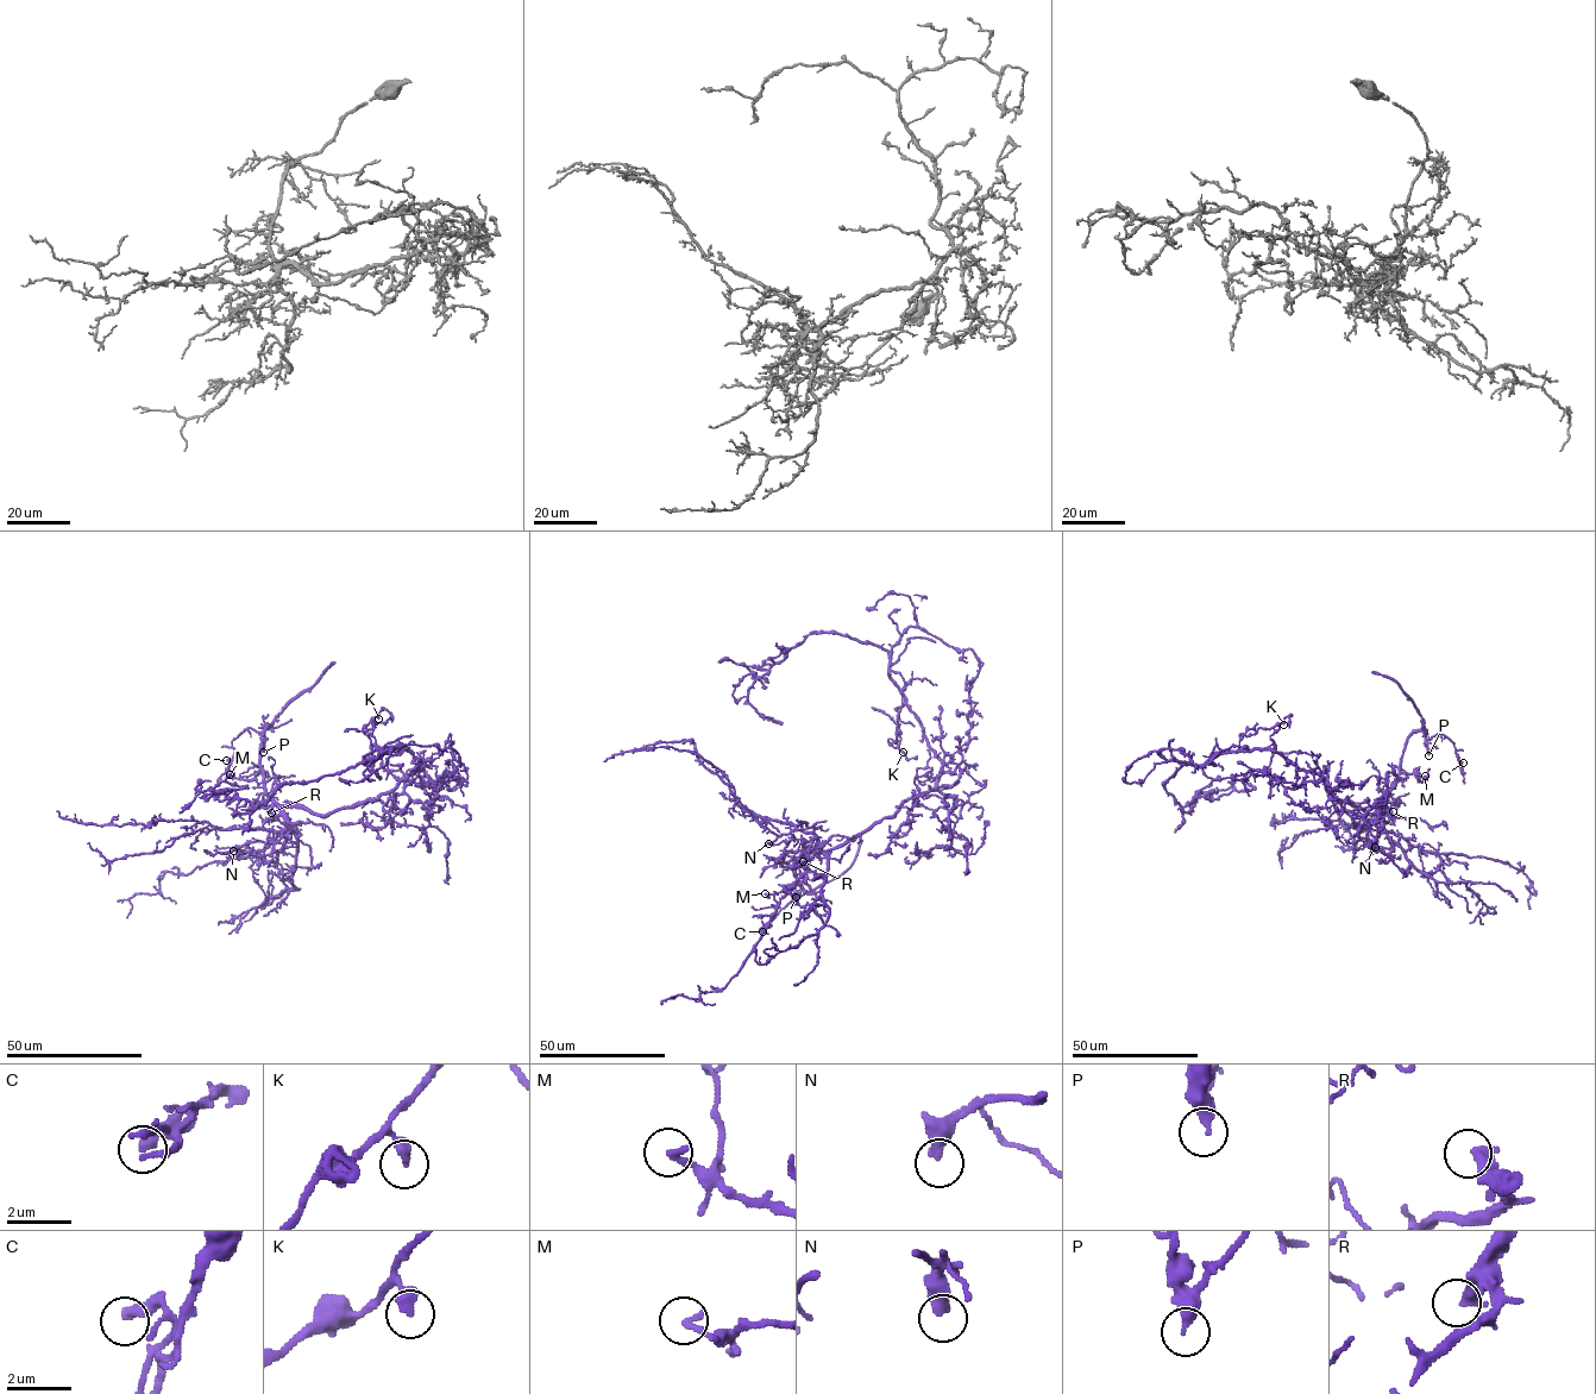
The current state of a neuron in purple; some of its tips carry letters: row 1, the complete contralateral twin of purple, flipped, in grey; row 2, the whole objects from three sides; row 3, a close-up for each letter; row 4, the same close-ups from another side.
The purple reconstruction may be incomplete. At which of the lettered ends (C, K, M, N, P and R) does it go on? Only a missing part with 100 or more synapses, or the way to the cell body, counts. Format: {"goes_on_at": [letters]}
{"goes_on_at": ["R"]}

